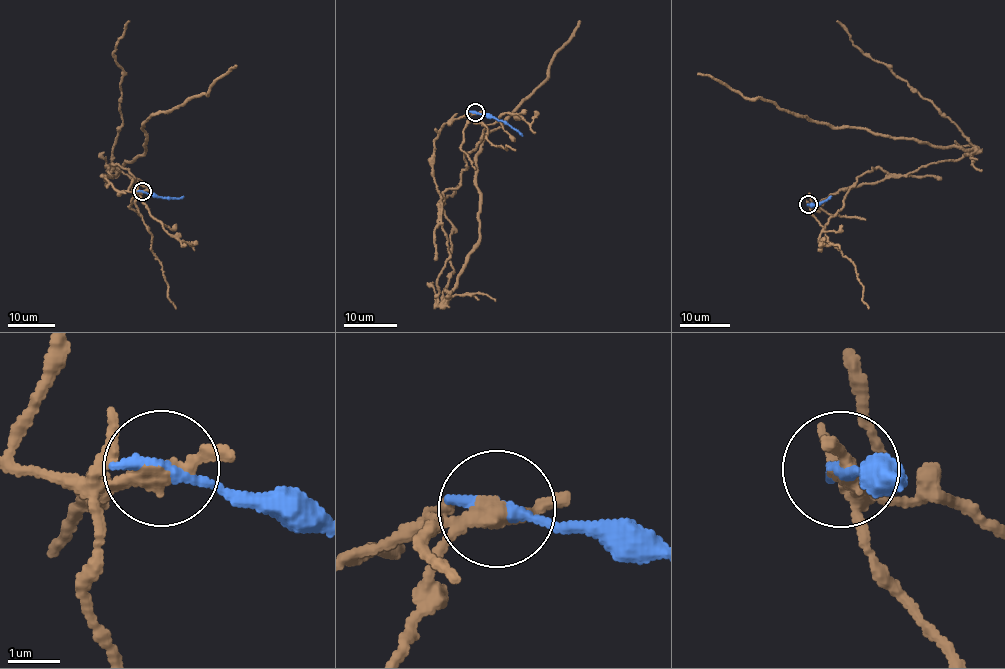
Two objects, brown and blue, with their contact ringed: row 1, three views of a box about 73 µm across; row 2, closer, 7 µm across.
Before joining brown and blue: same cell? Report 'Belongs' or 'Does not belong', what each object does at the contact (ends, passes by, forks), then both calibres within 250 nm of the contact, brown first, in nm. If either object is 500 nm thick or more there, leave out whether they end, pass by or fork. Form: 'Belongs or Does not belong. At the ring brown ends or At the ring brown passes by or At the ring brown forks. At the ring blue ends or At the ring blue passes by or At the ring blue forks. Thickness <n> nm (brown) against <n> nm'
Does not belong. At the ring brown passes by. At the ring blue ends. Thickness 320 nm (brown) against 280 nm

